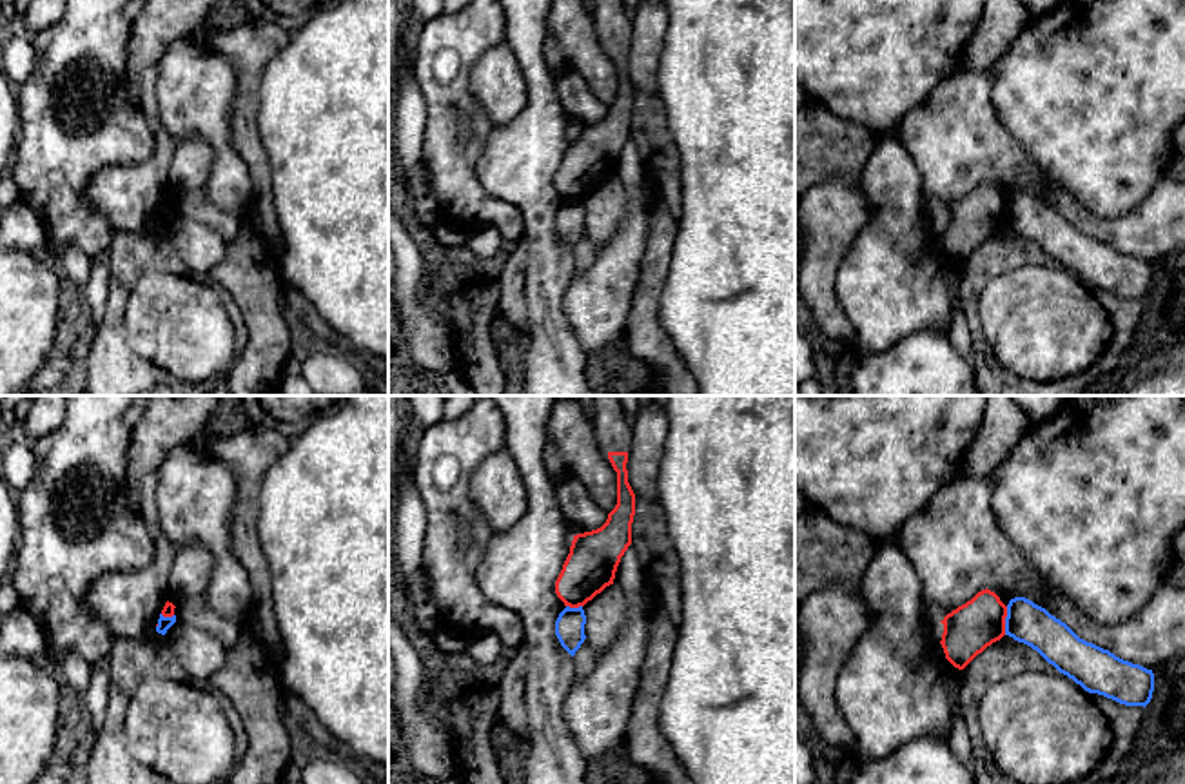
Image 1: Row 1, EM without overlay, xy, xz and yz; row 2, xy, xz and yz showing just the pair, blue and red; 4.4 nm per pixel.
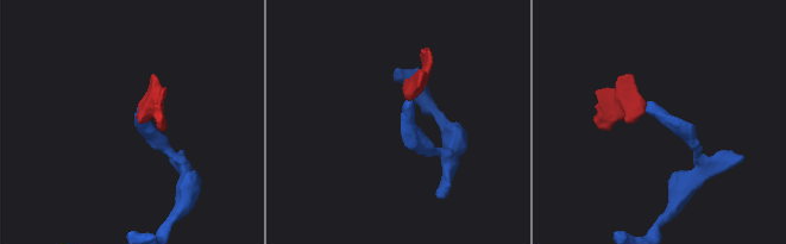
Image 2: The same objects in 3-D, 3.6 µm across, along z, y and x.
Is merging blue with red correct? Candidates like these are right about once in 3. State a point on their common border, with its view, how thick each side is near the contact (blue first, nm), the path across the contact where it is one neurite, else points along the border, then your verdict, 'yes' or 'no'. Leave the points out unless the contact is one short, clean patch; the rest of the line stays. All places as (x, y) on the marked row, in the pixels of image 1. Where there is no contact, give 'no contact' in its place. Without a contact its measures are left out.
meets blue in yz at (1006, 621); 180 nm thick on the blue side, 220 nm on the other; border along yz (1008, 607), (1004, 634); no

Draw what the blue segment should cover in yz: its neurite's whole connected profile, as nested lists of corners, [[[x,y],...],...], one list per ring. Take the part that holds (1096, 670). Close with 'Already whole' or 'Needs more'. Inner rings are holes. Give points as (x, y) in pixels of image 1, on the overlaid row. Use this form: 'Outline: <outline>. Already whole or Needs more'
Outline: [[[1025,597],[1009,601],[1005,635],[1036,650],[1089,693],[1143,708],[1152,699],[1152,670],[1080,639],[1065,622]]]. Already whole

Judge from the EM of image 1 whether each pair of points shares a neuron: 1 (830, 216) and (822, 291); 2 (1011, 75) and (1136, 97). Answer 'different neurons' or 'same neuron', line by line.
1: same neuron
2: same neuron

